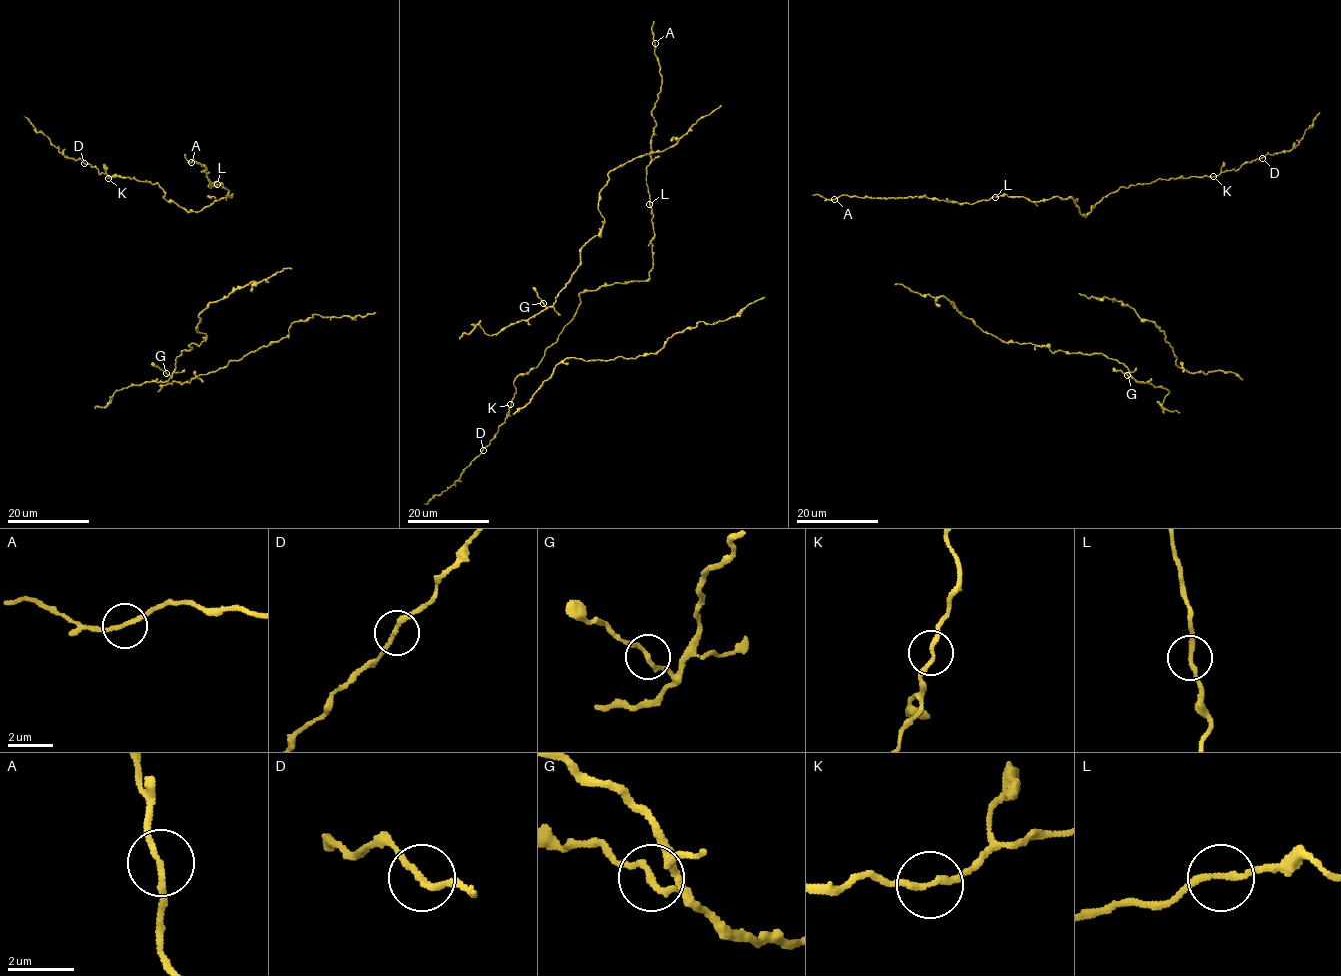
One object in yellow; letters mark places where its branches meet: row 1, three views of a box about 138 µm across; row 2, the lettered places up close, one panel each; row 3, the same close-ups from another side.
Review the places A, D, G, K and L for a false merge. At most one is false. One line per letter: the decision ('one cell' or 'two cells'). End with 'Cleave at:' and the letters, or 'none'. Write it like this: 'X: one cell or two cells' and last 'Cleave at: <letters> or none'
A: one cell
D: one cell
G: one cell
K: one cell
L: one cell
Cleave at: none

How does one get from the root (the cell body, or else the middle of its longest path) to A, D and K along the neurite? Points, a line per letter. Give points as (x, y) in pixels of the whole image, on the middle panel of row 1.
A: (649, 203), (646, 166), (651, 159), (650, 140), (656, 125), (652, 110), (662, 83), (655, 43)
D: (649, 203), (649, 276), (580, 293), (558, 339), (515, 378), (509, 415), (483, 450)
K: (649, 203), (654, 237), (649, 276), (580, 293), (575, 315), (558, 339), (535, 367), (515, 378), (511, 404)

